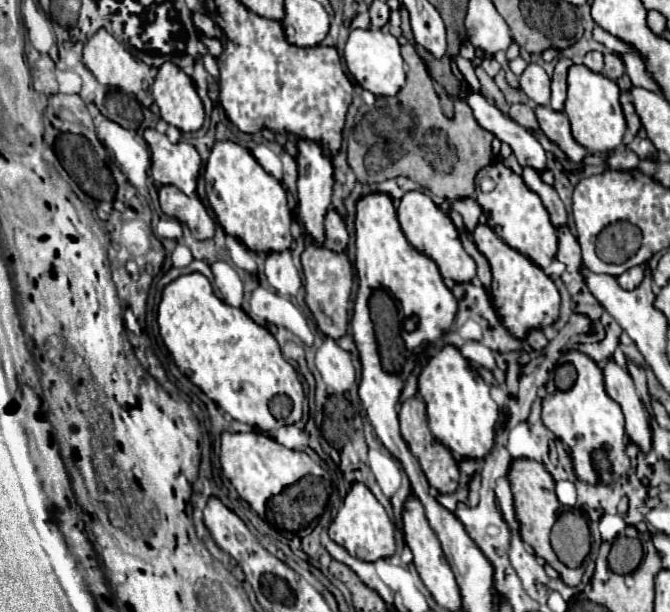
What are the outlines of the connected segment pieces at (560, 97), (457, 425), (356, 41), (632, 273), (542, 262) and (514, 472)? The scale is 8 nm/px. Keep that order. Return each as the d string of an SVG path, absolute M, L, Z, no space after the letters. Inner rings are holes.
M560 57L558 63L556 63L556 69L554 69L554 75L552 75L552 101L550 101L550 107L554 111L562 111L564 109L564 101L566 101L566 75L568 75L568 69L572 67L572 59L568 57Z
M442 347L428 361L418 379L418 393L428 409L430 431L440 443L444 443L444 447L464 459L482 459L492 451L500 409L490 397L490 387L456 347Z
M354 29L344 47L344 61L356 83L374 93L376 97L392 97L404 85L404 61L400 57L400 45L394 35L380 29Z
M632 267L628 271L624 271L620 277L618 277L618 285L622 289L636 289L644 279L644 271L642 267Z
M494 159L490 165L486 165L480 173L478 173L478 183L490 177L494 179L494 189L484 193L480 187L476 191L476 201L480 203L480 207L484 209L486 217L488 217L488 225L496 231L496 235L508 243L512 249L520 251L524 257L528 257L530 261L534 261L540 269L546 269L550 265L550 261L556 255L558 249L558 239L556 239L556 227L552 227L552 221L548 217L548 211L544 209L540 197L530 191L522 177L518 177L516 173L512 173L508 167L504 167L502 161Z
M514 459L512 467L510 467L508 479L510 479L512 493L514 493L514 509L516 509L516 519L520 523L522 541L526 545L530 545L534 549L534 553L538 557L542 557L550 567L554 567L558 571L560 579L566 585L576 587L580 583L580 579L582 579L584 569L570 569L570 567L566 567L564 563L558 561L556 553L550 547L550 529L556 523L558 511L562 507L560 501L558 501L558 497L556 497L556 491L554 491L554 479L552 479L552 475L538 461L532 461L532 459Z

